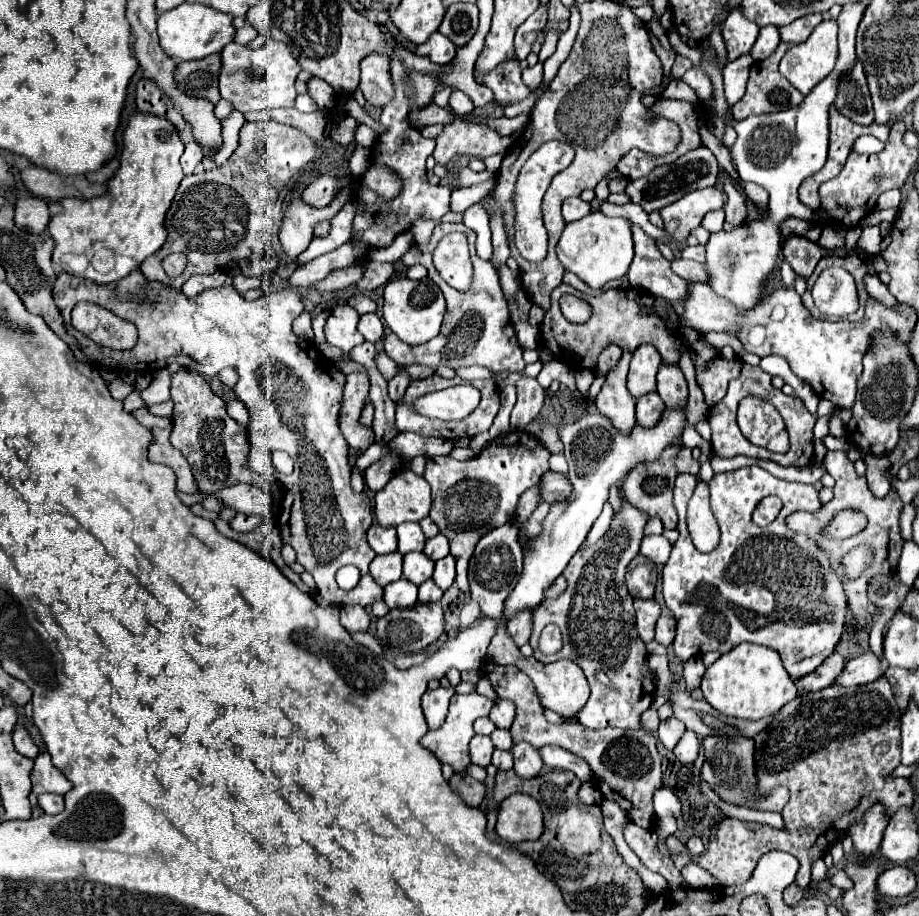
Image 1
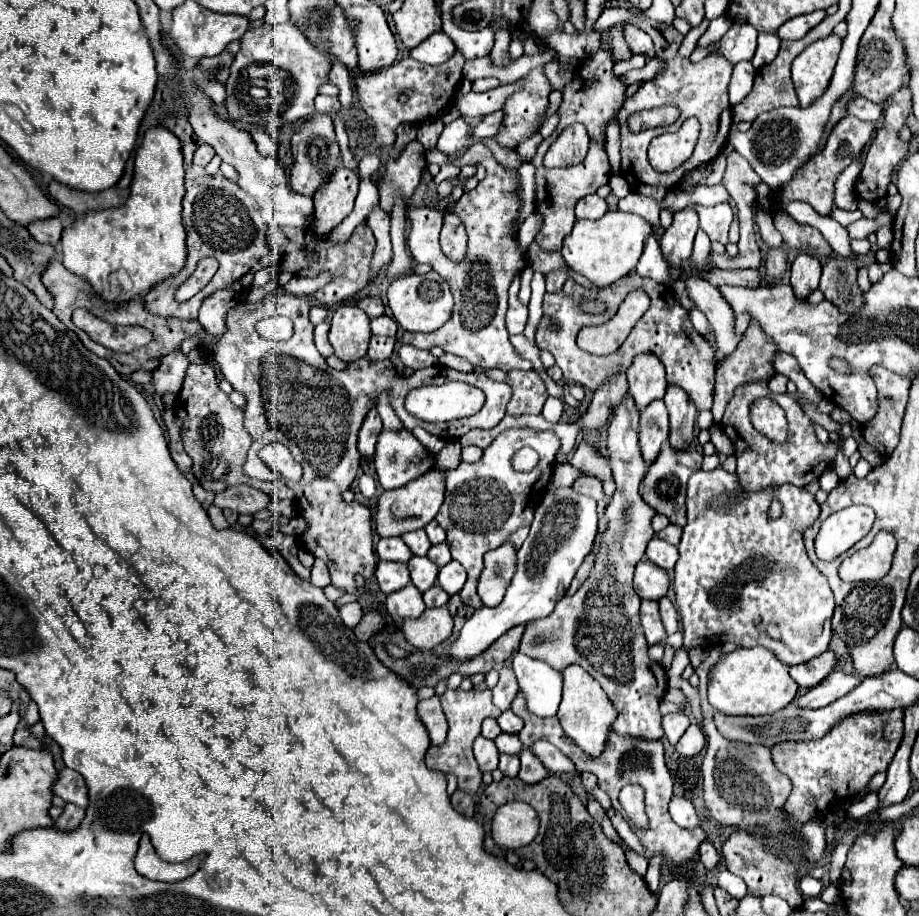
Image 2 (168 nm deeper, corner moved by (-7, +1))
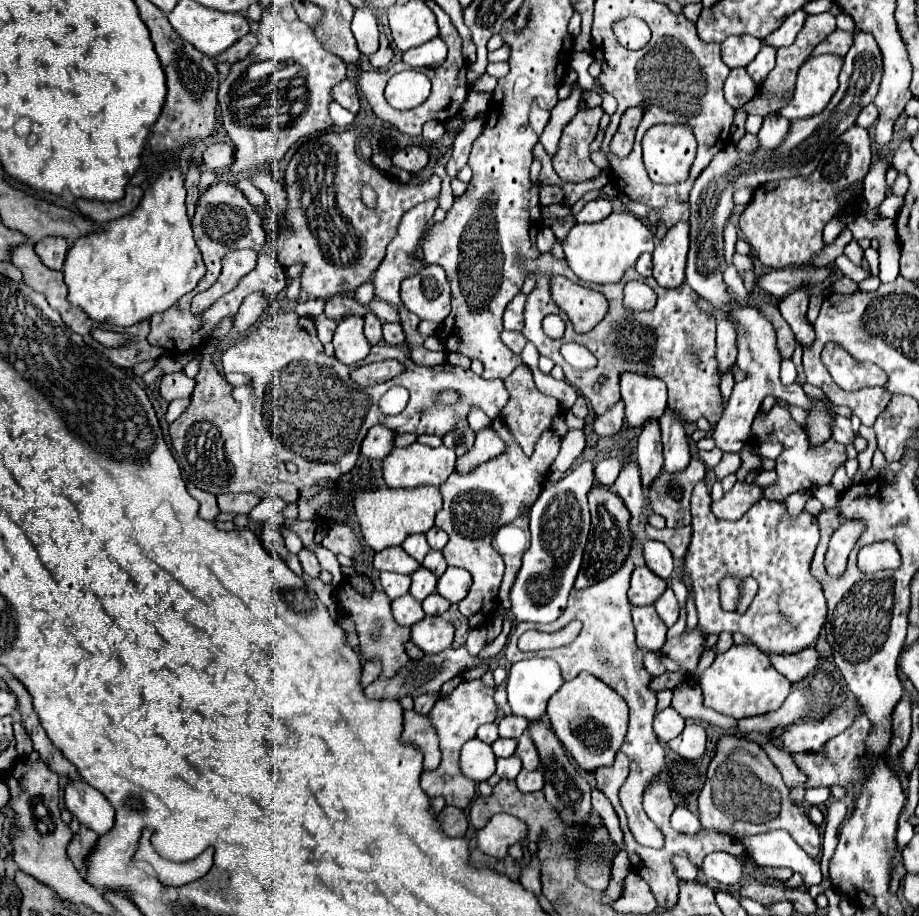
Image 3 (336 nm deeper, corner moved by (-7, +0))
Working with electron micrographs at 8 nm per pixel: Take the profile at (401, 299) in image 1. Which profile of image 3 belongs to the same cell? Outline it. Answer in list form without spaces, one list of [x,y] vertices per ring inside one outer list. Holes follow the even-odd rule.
[[[426,265],[424,271],[404,279],[400,297],[420,319],[444,321],[450,315],[450,285],[440,265]]]

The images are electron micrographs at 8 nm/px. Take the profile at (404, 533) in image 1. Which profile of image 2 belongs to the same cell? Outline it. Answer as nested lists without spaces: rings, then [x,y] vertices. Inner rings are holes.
[[[412,530],[412,532],[404,534],[402,540],[406,542],[406,546],[408,546],[408,548],[412,550],[412,554],[416,554],[416,556],[426,556],[426,552],[428,552],[430,546],[432,546],[424,530]]]

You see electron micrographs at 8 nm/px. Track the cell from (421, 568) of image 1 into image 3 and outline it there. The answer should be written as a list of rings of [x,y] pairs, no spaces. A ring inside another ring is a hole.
[[[420,567],[418,571],[412,573],[412,585],[410,585],[410,593],[416,601],[424,601],[428,595],[432,595],[436,591],[436,577],[434,573],[430,573],[428,569]]]

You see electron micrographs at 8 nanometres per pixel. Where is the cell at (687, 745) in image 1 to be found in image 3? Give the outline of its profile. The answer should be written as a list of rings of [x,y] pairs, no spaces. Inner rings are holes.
[[[688,723],[686,729],[676,739],[668,741],[668,745],[684,759],[698,759],[706,749],[706,733],[700,725]]]

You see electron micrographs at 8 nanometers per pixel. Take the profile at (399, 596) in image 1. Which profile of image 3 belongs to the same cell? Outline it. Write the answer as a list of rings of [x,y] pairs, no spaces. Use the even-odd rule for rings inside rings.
[[[410,593],[392,601],[392,613],[394,613],[394,619],[398,625],[408,625],[408,627],[412,627],[420,619],[424,619],[420,601],[416,601]]]

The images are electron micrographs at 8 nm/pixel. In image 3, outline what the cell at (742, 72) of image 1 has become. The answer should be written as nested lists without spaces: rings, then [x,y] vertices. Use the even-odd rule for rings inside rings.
[[[732,69],[730,71],[730,75],[724,83],[724,95],[726,95],[726,101],[734,109],[740,109],[742,105],[746,105],[756,93],[758,93],[758,87],[754,85],[754,81],[746,73],[746,69]]]

